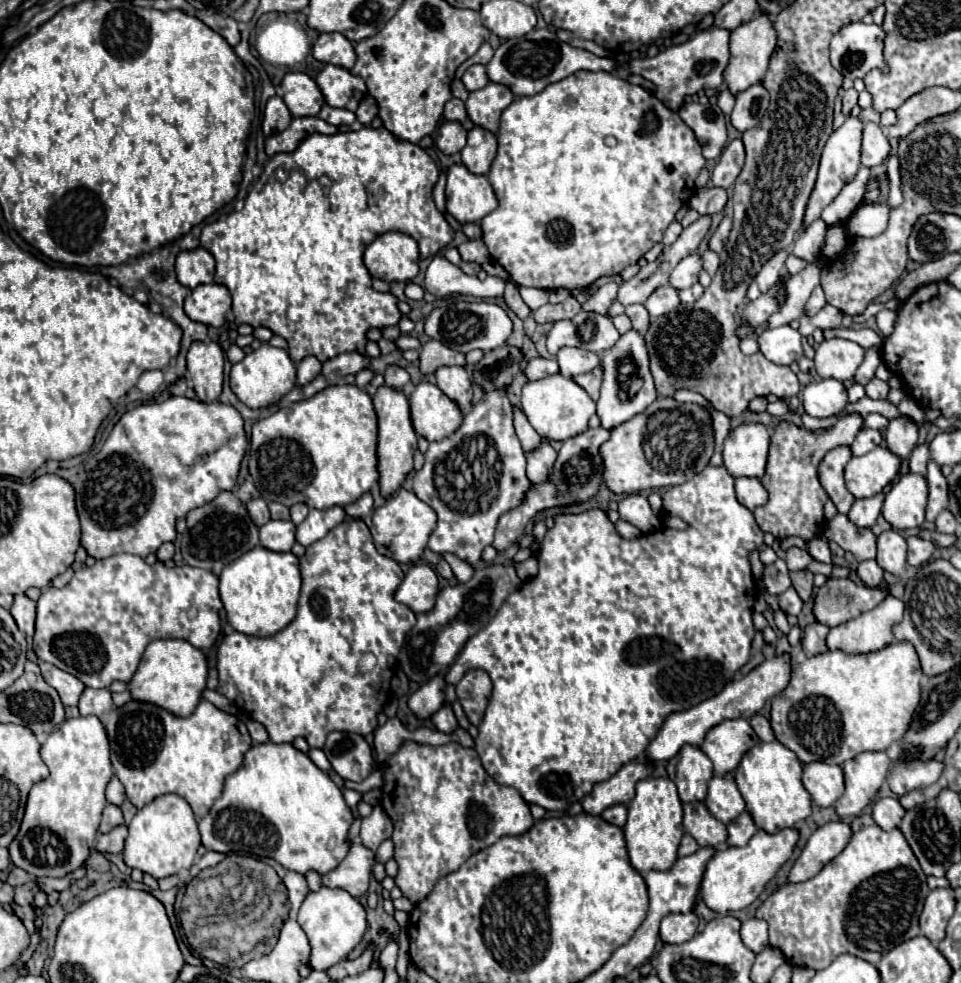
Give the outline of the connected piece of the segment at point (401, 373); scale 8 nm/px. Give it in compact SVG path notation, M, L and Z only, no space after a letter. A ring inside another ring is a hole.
M387 367L385 371L385 385L389 385L391 389L403 391L409 383L409 373L401 367Z

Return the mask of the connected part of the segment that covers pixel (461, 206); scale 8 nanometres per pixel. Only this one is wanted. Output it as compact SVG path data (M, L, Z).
M453 165L447 173L447 211L461 223L479 223L497 207L497 197L487 177L473 175L465 165Z

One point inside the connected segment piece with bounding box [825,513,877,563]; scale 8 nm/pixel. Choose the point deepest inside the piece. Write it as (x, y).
(861, 542)

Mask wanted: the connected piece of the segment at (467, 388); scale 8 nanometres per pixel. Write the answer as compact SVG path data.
M439 367L435 371L437 387L453 401L459 409L465 409L471 405L473 399L473 387L467 371L463 367Z

